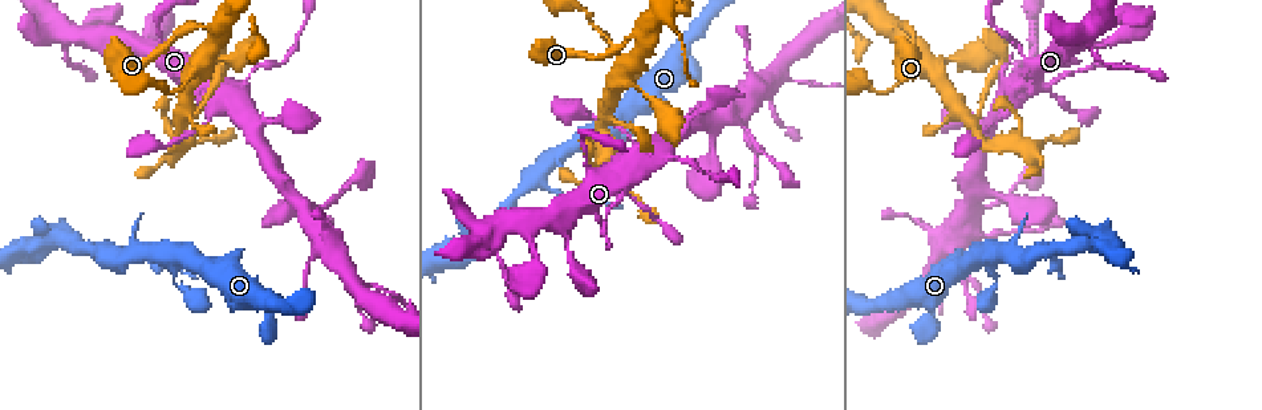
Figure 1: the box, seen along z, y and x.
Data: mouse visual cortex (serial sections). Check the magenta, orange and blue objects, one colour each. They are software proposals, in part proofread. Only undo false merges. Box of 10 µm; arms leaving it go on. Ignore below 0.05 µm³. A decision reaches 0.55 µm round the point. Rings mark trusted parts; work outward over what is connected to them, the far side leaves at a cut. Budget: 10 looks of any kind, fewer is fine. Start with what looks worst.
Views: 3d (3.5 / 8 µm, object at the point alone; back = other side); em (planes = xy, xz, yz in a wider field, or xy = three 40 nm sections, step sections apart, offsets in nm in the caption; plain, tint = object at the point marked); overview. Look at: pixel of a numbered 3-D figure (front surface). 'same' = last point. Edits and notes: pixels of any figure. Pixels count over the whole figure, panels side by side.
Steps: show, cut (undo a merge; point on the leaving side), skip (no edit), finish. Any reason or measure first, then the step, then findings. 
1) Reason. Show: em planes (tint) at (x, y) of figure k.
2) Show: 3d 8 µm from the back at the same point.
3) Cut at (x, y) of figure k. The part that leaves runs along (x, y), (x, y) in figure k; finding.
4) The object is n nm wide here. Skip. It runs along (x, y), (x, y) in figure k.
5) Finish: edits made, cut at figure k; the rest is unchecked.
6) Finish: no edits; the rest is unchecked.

Thin arm on a thick one. Show: 3d 3.5 µm at (733, 106) of figure 1.

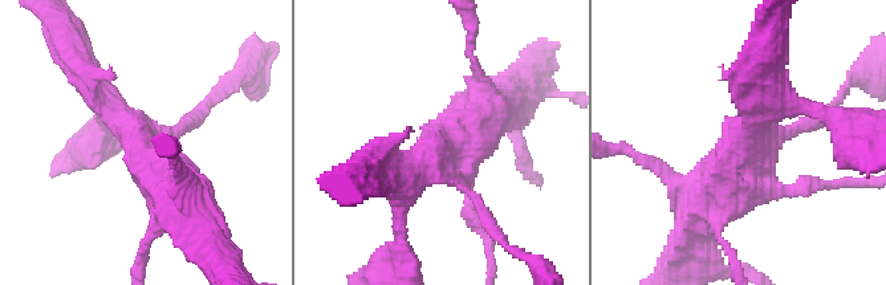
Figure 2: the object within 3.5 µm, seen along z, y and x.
4 arms meet here; the arms are 150, 150, 350, 600 nm wide; shape alone is not enough. Show: em xy step 1 (tint) at (739, 153) of figure 2.

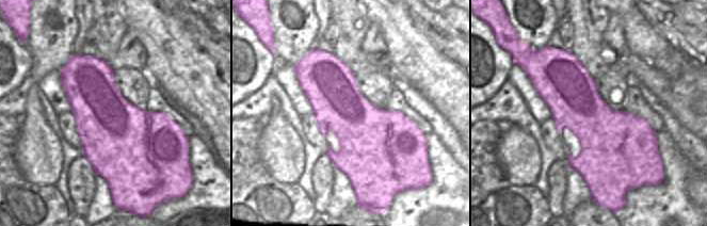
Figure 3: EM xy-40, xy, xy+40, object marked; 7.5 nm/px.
Skip. It runs along (96, 90), (182, 191), (194, 220) in figure 2; one cell here.

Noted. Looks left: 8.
Looks like a crossing. Show: 3d 3.5 µm at (775, 74) of figure 1.

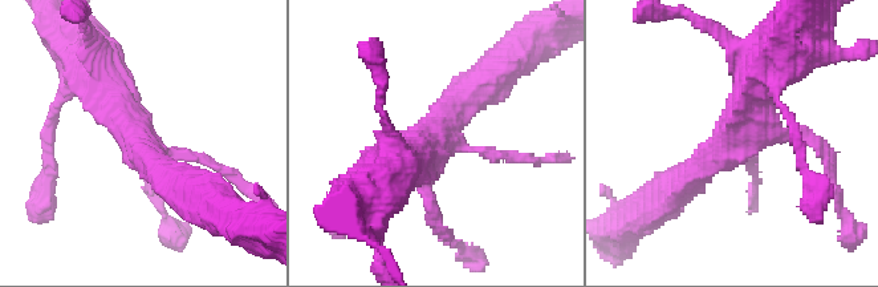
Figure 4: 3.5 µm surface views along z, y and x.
4 arms meet here; the arms are 150, 150, 400, 500 nm wide. Show: em xy step 1 (tint) at (439, 130) of figure 4.

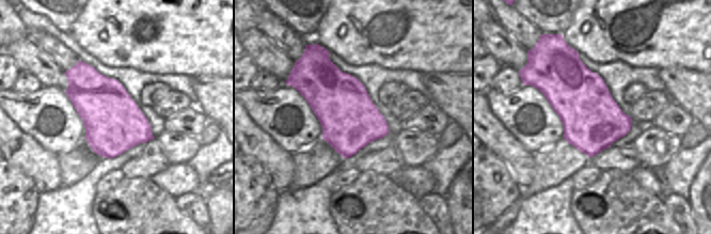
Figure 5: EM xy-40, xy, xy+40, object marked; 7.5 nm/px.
Cut it another way. Show: em planes (tint) at the same point.

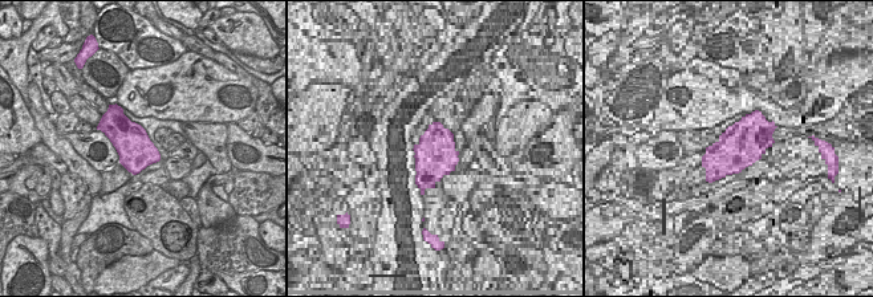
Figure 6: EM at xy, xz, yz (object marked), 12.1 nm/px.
Skip. All the same cell.

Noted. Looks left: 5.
Sharp bend. Show: 3d 8 µm at (213, 30) of figure 1.

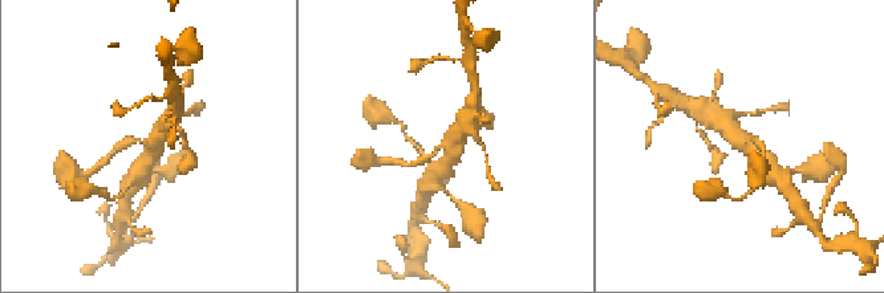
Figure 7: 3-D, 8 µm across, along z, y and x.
Show: em planes (tint) at the same point.

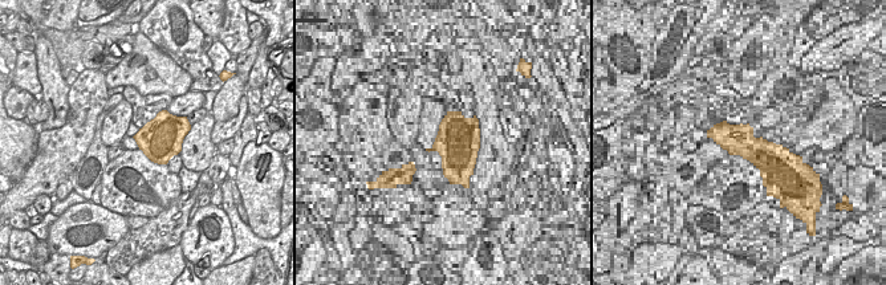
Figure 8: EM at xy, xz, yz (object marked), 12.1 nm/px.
The arms are 200, 400, 450 nm wide. Skip. One cell here.

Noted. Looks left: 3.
Thin arm on a thick one. Show: 3d 3.5 µm at (179, 121) of figure 1.

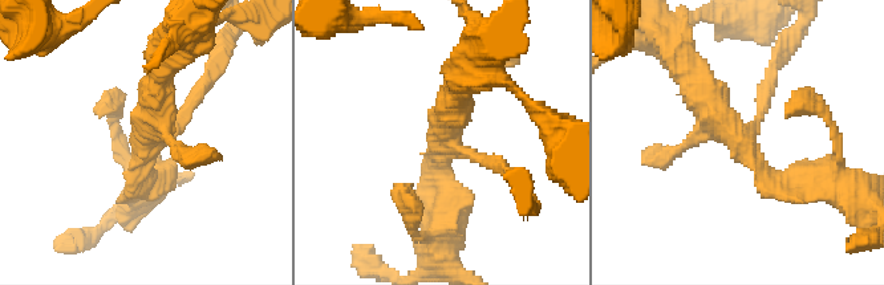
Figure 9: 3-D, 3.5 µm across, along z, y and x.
Now the EM. Show: em xy step 5 (tint) at (739, 142) of figure 9.

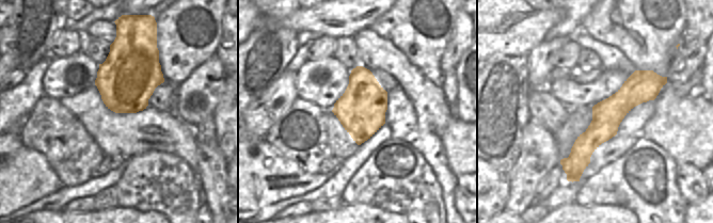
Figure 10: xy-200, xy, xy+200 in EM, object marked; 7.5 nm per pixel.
Show: em xy step 1 (tint) at the same point.

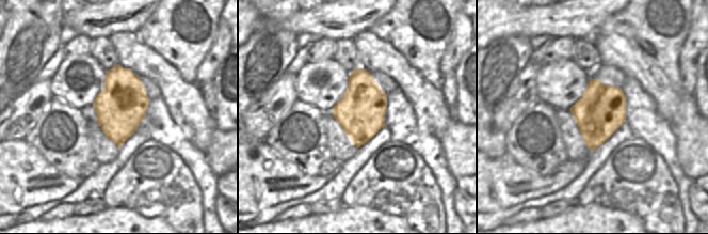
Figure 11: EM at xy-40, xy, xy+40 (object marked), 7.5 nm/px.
Skip. It runs along (688, 66), (773, 180), (810, 180) in figure 9; one cell here.

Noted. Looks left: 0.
Finish: no edits; the rest is unchecked.

